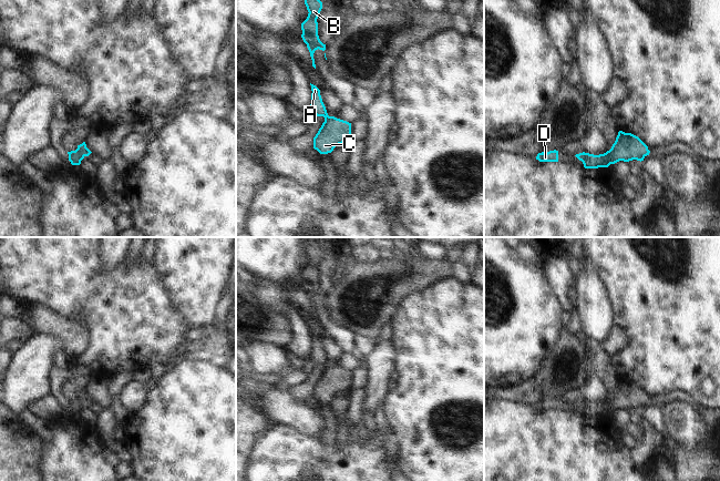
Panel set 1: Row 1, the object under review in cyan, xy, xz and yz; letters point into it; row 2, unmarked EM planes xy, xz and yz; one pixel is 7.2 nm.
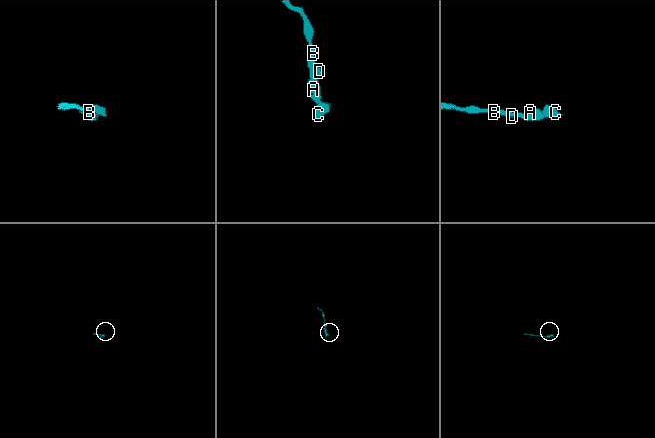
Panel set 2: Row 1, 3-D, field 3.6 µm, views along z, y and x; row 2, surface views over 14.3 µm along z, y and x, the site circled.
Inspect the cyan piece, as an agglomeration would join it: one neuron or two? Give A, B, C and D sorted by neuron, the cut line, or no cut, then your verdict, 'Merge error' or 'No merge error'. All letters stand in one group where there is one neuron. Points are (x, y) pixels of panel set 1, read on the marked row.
Groups: A B C D. No split. No merge error.

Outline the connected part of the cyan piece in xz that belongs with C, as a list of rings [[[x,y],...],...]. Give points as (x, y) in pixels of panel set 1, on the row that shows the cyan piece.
[[[311,84],[311,104],[310,111],[313,115],[323,116],[325,122],[313,137],[313,149],[320,154],[328,154],[342,143],[347,143],[351,139],[351,123],[329,116],[322,102],[320,90]]]

